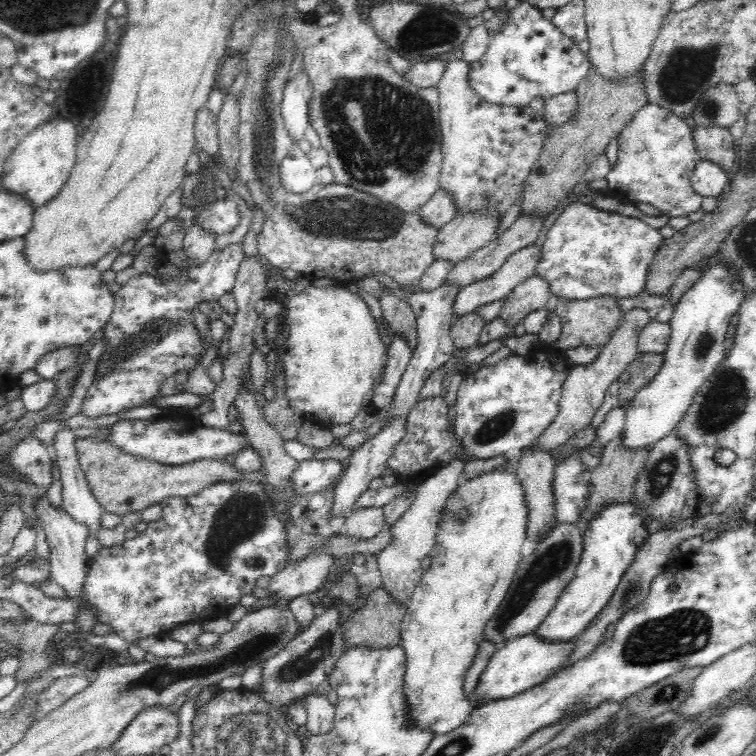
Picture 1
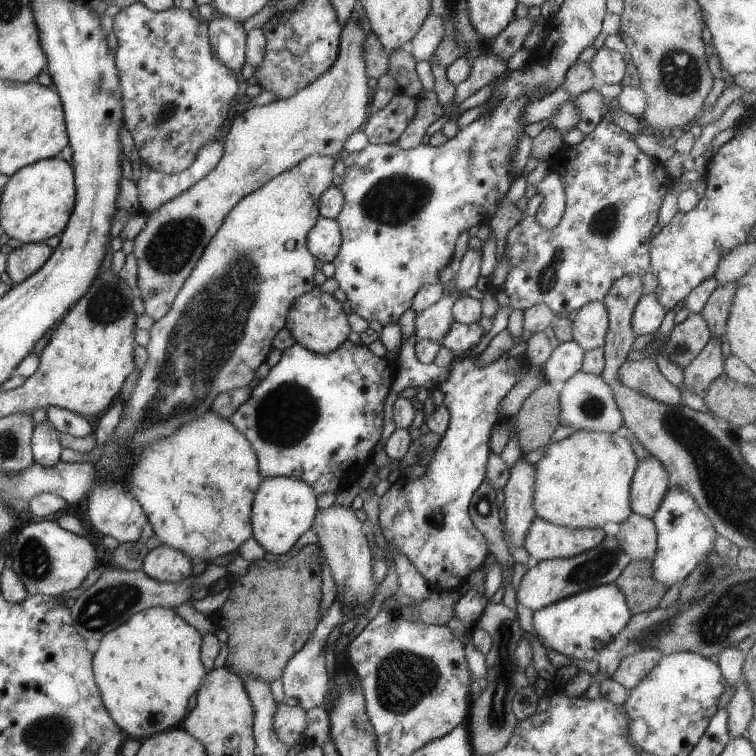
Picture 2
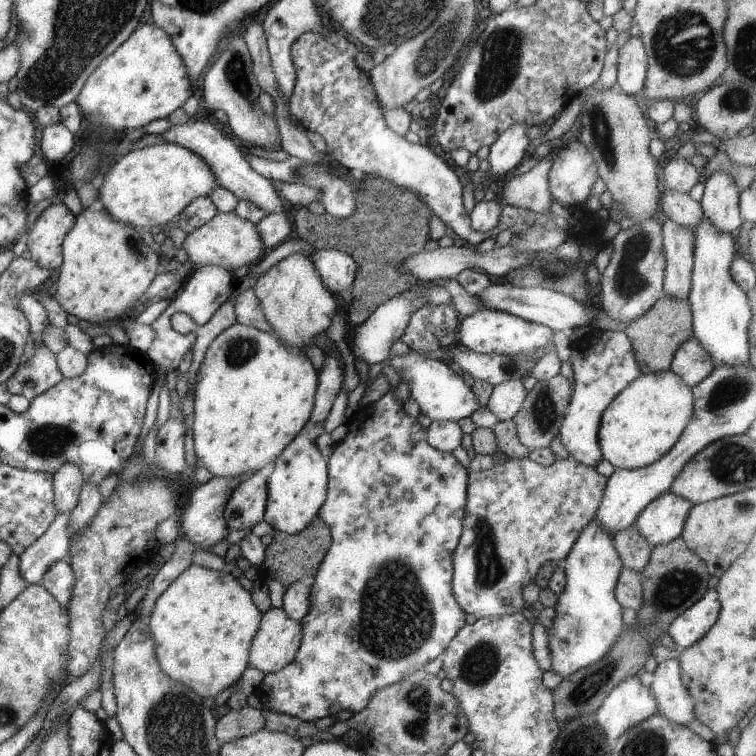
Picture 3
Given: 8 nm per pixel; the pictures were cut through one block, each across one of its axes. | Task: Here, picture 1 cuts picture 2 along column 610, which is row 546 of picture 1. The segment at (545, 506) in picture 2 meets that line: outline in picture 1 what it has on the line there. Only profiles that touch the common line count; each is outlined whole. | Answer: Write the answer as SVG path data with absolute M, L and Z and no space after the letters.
M494 470L489 474L480 476L480 478L474 478L474 480L463 480L457 488L456 494L452 498L447 499L447 505L444 509L446 515L444 520L440 520L435 544L430 554L431 566L425 570L422 580L420 580L418 586L414 589L405 616L402 617L400 622L400 647L404 649L404 657L406 657L406 660L404 660L406 661L406 668L404 670L404 678L402 678L402 693L404 693L404 701L406 701L406 719L408 719L408 723L412 727L422 729L422 731L430 731L434 738L448 734L455 728L462 726L474 709L470 696L464 695L464 679L474 662L474 657L478 652L478 648L480 648L480 642L484 640L484 624L494 616L508 593L508 586L510 586L517 566L520 560L522 560L522 552L520 550L522 550L524 541L527 539L528 510L525 504L524 492L515 474Z

